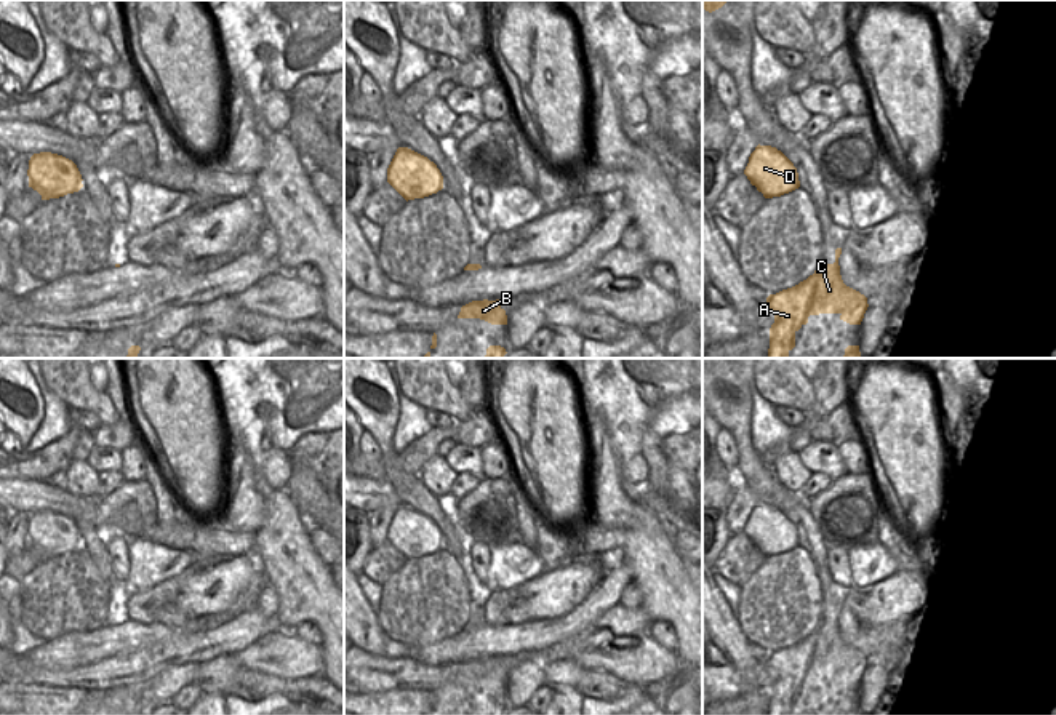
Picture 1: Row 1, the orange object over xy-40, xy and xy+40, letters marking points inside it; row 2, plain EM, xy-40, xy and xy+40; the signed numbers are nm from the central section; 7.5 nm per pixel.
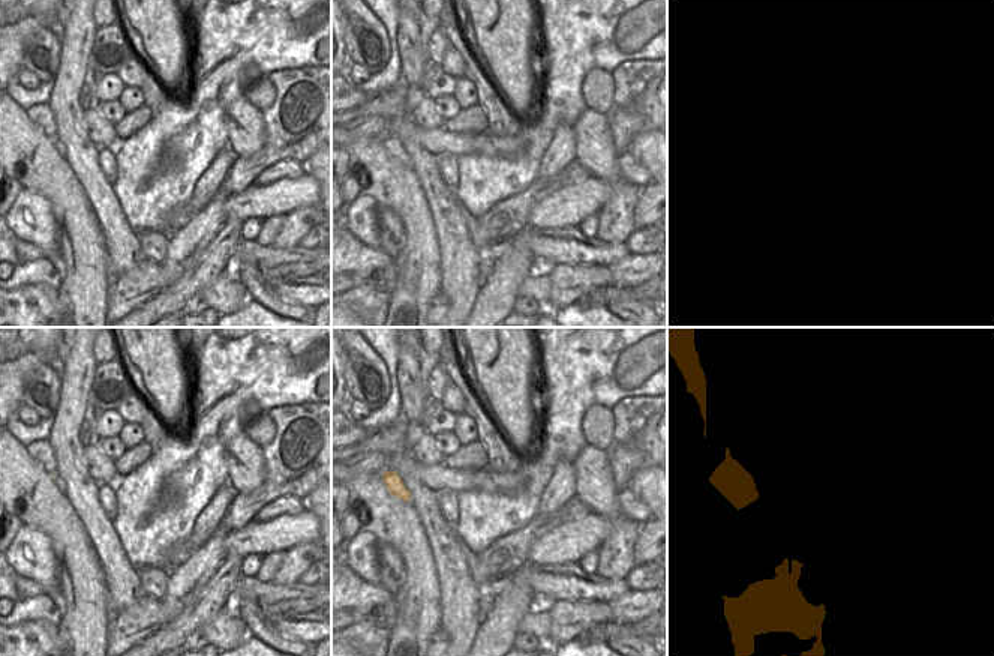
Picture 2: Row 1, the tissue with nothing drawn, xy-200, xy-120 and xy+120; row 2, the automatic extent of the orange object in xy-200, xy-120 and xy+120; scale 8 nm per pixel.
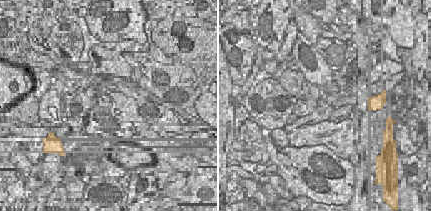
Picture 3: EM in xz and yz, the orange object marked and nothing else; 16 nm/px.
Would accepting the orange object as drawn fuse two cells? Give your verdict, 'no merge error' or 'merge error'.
no merge error

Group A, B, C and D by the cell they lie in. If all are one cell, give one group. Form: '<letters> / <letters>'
A B C D

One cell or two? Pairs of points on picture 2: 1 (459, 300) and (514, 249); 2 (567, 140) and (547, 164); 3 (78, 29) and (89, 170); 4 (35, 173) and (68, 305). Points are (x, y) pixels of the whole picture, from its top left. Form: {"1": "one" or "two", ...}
{"1": "two", "2": "one", "3": "one", "4": "one"}

